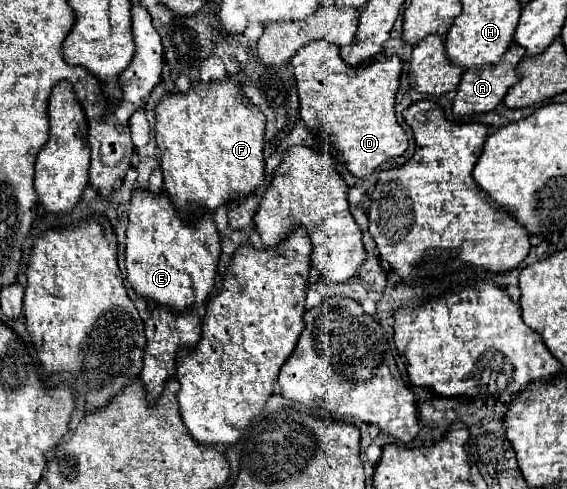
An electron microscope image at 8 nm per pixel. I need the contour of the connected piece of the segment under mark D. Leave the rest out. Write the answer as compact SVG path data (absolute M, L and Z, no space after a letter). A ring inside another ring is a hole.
M314 41L298 49L290 65L294 67L304 123L308 129L320 123L320 129L330 137L354 177L370 177L382 163L404 155L408 137L398 125L394 109L402 71L402 61L396 55L380 57L362 67L350 67L340 59L340 49L334 43Z

